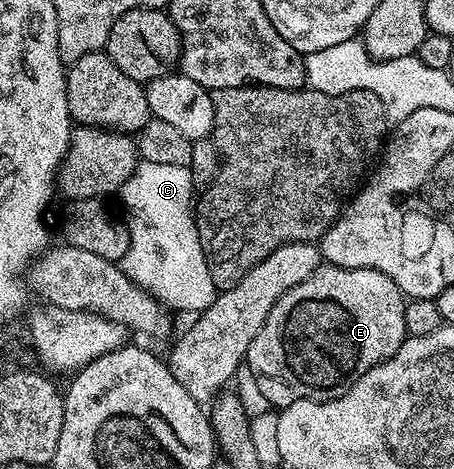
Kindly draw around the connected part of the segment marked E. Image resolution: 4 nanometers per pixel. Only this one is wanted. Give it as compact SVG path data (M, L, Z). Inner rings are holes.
M321 264L313 274L287 290L274 304L266 322L247 348L244 361L251 372L254 373L255 381L259 384L259 389L263 392L263 396L269 401L270 407L284 408L295 404L299 400L324 402L327 398L338 398L348 392L351 384L355 384L355 380L359 380L359 376L363 376L371 368L375 368L379 363L385 362L391 356L395 356L395 352L405 343L407 335L405 333L403 312L405 311L406 301L406 295L402 294L401 289L395 284L395 280L391 280L383 272L378 270L352 270L342 266Z

